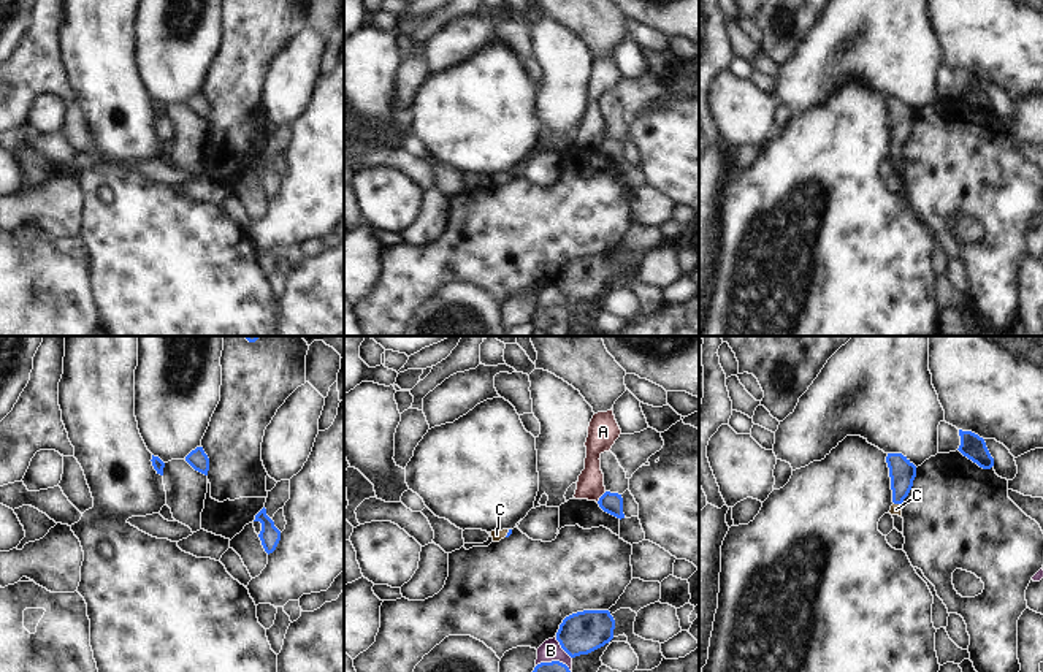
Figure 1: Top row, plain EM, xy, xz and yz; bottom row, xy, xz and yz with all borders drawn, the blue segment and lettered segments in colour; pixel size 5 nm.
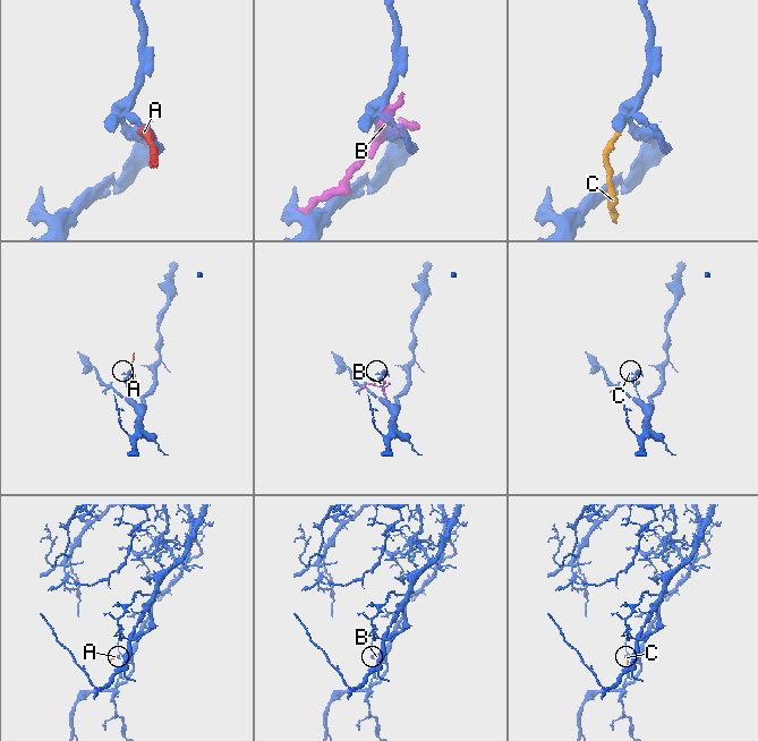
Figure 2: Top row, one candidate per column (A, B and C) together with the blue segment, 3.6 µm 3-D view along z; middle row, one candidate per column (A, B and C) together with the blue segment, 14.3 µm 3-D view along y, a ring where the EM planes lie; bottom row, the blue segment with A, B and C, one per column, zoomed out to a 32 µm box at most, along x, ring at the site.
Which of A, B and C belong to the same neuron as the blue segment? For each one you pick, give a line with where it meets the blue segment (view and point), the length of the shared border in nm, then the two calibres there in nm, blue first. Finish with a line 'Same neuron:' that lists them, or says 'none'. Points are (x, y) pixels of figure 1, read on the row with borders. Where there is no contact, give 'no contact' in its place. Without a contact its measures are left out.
C: xz (508, 533) | 50 nm | 20/50 nm
Same neuron: C

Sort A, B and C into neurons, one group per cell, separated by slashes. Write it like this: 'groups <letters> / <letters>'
groups A / B / C

